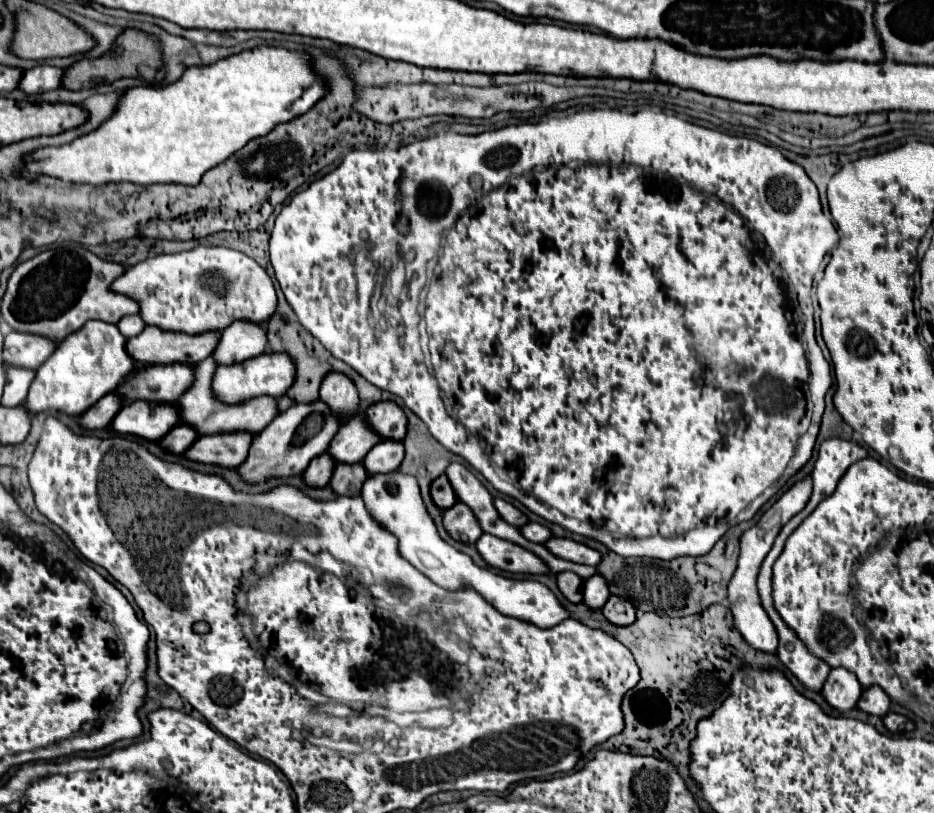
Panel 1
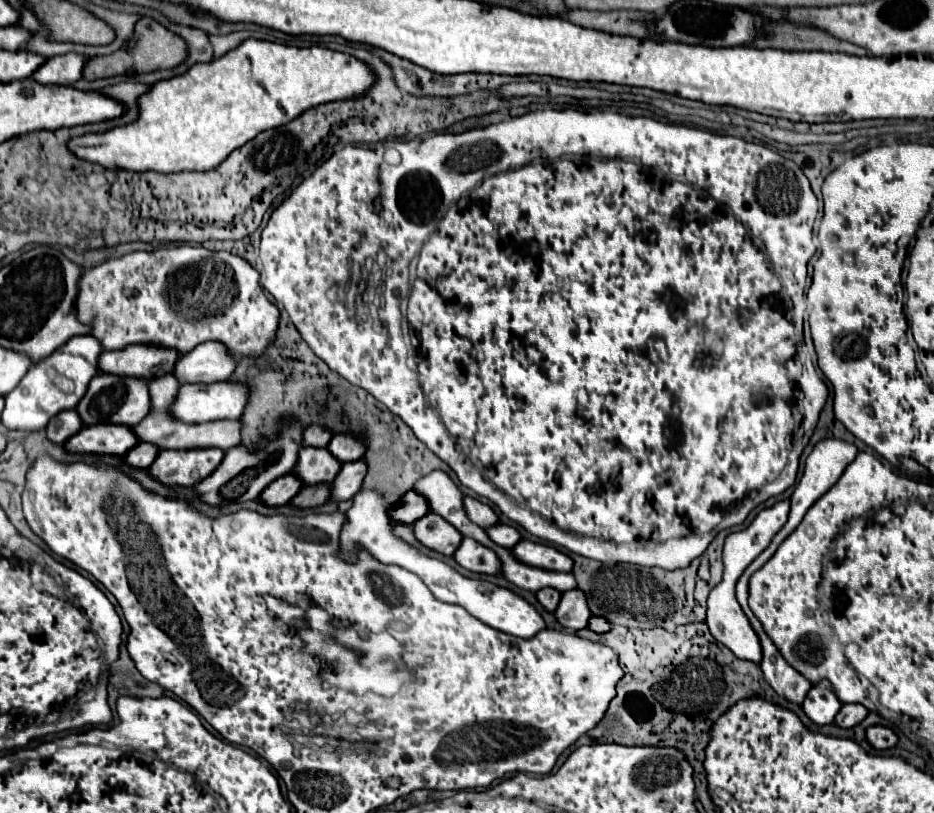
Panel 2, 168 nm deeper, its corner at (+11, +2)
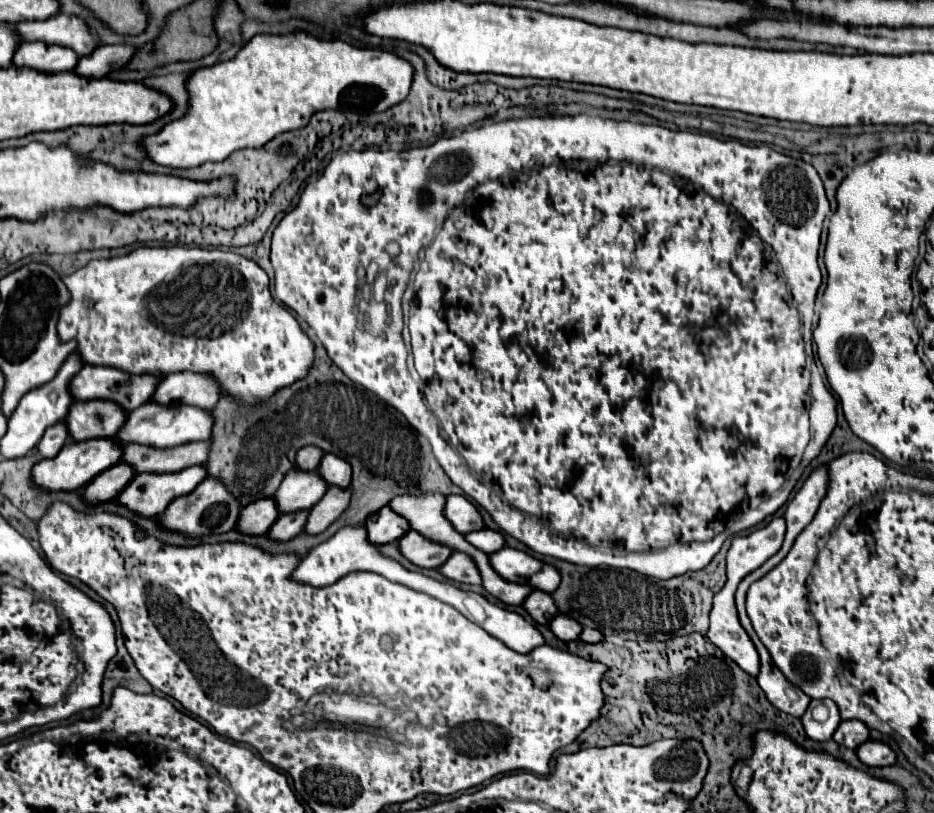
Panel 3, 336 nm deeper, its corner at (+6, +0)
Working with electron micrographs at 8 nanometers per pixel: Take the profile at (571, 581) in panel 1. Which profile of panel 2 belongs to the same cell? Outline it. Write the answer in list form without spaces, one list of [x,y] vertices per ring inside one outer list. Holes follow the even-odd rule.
[[[553,588],[539,590],[535,596],[537,596],[539,604],[541,604],[547,612],[555,612],[555,608],[557,608],[557,604],[559,604],[559,600],[561,600],[561,594],[559,594],[557,590],[553,590]]]

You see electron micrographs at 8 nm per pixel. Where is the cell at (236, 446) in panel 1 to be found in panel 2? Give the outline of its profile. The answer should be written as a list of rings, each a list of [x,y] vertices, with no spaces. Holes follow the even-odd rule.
[[[219,448],[203,450],[165,450],[149,466],[151,478],[163,486],[193,486],[207,478],[223,460]]]

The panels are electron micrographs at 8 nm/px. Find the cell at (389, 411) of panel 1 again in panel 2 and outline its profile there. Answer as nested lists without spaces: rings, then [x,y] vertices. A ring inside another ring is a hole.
[[[339,434],[339,436],[333,436],[333,438],[331,438],[327,450],[329,450],[341,464],[345,464],[345,462],[361,460],[361,456],[363,456],[363,452],[365,452],[365,446],[363,446],[357,438],[353,438],[353,436],[347,438],[347,436]]]

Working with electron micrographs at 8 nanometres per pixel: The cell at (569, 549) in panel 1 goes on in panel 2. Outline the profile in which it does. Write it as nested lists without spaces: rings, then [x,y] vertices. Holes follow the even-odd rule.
[[[521,540],[521,542],[517,542],[517,546],[511,548],[511,554],[521,564],[541,568],[541,570],[571,572],[571,568],[573,568],[573,560],[567,554],[563,554],[563,552],[551,548],[551,546],[539,544],[539,542]]]

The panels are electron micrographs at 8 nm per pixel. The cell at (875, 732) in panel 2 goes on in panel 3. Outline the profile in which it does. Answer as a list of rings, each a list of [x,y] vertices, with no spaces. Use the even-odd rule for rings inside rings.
[[[866,740],[862,746],[858,746],[858,758],[868,766],[890,766],[896,760],[894,750],[880,740]]]

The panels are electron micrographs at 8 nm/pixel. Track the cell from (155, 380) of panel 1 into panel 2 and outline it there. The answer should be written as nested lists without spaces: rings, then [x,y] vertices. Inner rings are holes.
[[[97,374],[93,382],[89,382],[89,390],[85,392],[85,398],[75,406],[77,414],[81,414],[83,426],[95,426],[95,424],[121,424],[121,426],[135,426],[149,414],[149,384],[139,378],[123,378],[113,374]]]

